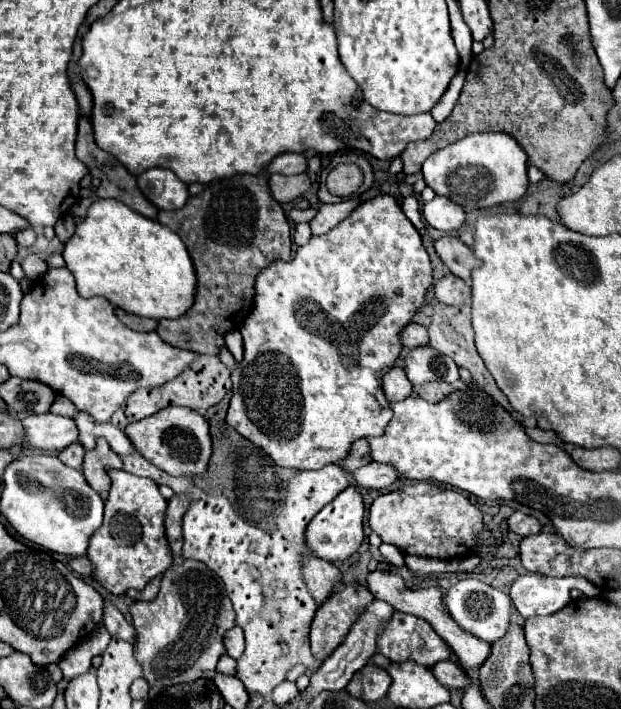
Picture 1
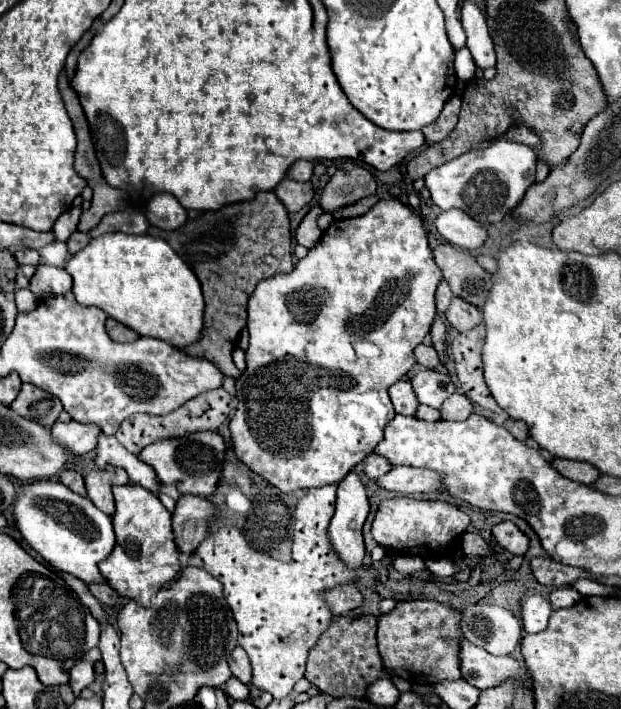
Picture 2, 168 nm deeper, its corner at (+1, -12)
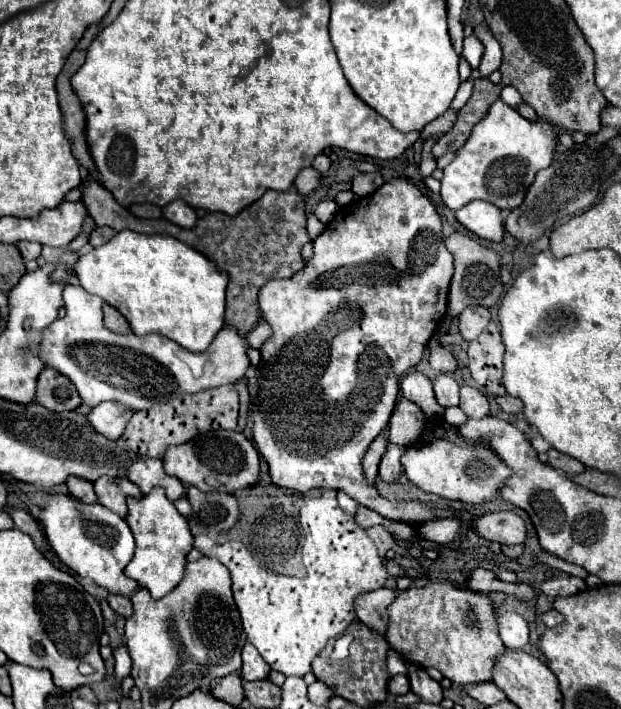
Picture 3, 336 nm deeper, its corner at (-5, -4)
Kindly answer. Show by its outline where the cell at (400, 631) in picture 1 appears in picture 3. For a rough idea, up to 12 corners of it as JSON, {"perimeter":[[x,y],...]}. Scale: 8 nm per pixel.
{"perimeter":[[402,590],[388,644],[468,686],[506,650],[488,596]]}

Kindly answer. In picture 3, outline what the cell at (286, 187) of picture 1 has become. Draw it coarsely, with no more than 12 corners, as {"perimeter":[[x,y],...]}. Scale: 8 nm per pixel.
{"perimeter":[[304,168],[294,180],[298,194],[308,196],[320,182],[320,172]]}

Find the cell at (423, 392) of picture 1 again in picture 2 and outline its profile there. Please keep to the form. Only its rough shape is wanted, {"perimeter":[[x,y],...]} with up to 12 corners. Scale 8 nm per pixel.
{"perimeter":[[454,392],[442,406],[442,420],[466,420],[472,402]]}

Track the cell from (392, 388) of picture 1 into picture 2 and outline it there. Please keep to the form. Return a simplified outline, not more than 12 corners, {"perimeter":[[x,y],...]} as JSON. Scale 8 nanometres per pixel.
{"perimeter":[[408,380],[390,386],[398,414],[416,416],[418,398]]}

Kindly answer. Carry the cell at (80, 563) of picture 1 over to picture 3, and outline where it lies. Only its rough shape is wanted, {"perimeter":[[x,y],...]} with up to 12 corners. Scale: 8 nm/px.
{"perimeter":[[108,594],[108,604],[116,614],[130,616],[128,596]]}

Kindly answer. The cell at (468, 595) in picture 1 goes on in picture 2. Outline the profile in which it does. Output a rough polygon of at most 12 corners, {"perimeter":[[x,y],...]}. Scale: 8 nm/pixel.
{"perimeter":[[466,604],[466,640],[494,656],[512,654],[518,618],[500,606]]}

